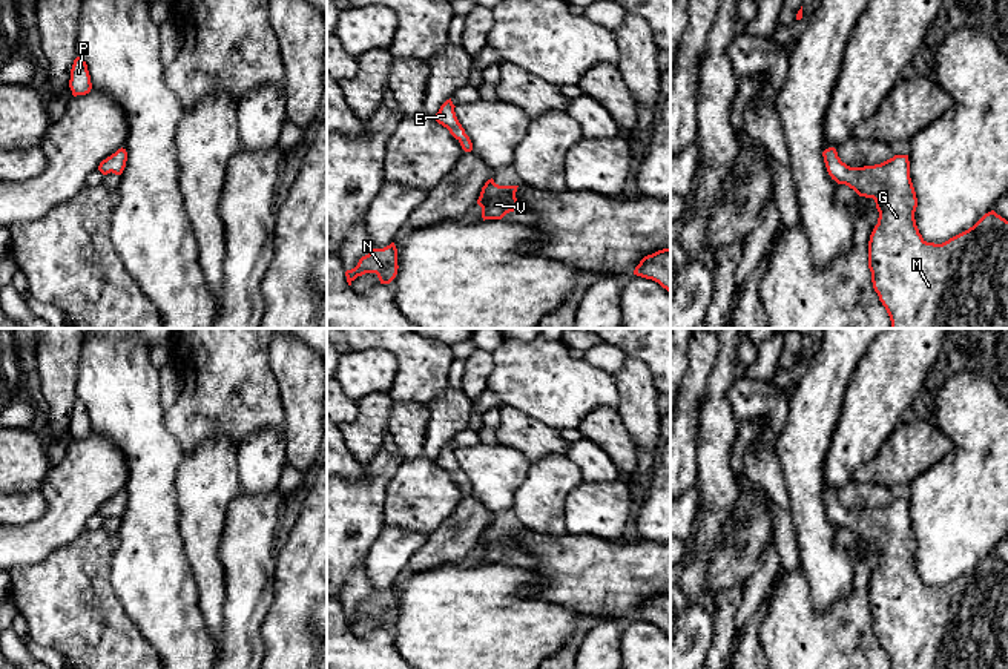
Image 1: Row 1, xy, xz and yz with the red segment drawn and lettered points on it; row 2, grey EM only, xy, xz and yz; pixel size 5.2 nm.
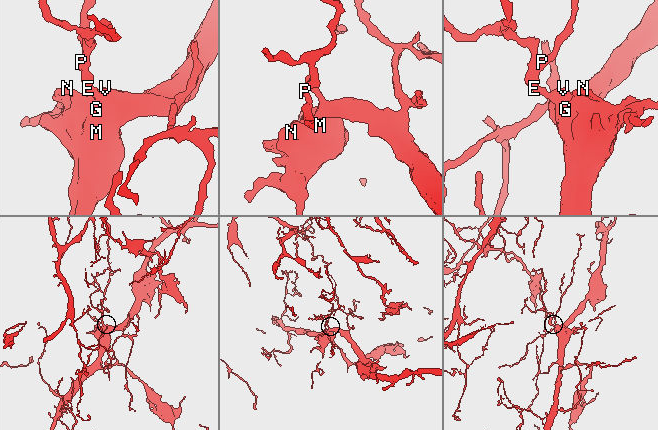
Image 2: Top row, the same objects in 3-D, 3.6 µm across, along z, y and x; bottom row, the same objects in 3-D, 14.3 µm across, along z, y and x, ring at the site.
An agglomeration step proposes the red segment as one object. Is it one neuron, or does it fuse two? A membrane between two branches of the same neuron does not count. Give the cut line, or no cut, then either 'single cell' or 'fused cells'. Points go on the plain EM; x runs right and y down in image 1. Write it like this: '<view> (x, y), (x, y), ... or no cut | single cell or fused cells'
no cut | single cell

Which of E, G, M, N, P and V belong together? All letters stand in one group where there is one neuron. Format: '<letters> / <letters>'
E G M N P V

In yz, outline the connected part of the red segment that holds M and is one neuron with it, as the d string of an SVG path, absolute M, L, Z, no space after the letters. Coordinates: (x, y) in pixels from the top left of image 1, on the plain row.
M835 491L822 496L828 519L859 540L873 542L879 555L868 585L873 632L891 669L1008 669L1008 565L994 554L942 588L927 586L916 569L916 536L908 499L864 511L841 505Z

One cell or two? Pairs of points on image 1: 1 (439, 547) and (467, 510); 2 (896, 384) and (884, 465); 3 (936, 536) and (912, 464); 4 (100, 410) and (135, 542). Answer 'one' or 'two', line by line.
1: one
2: two
3: two
4: one

